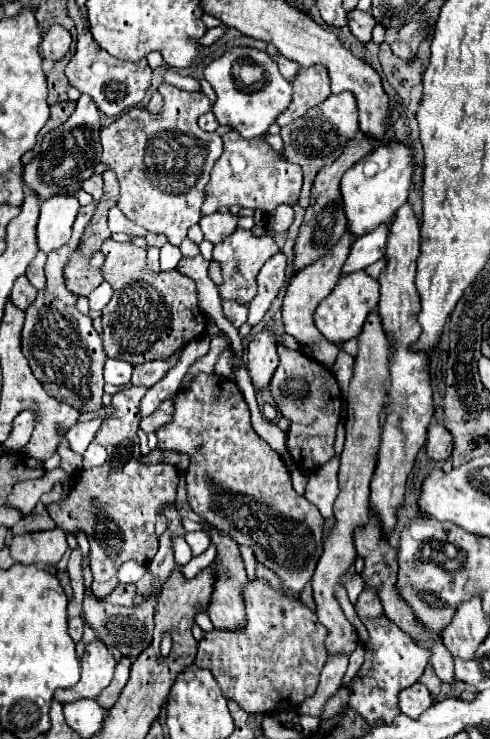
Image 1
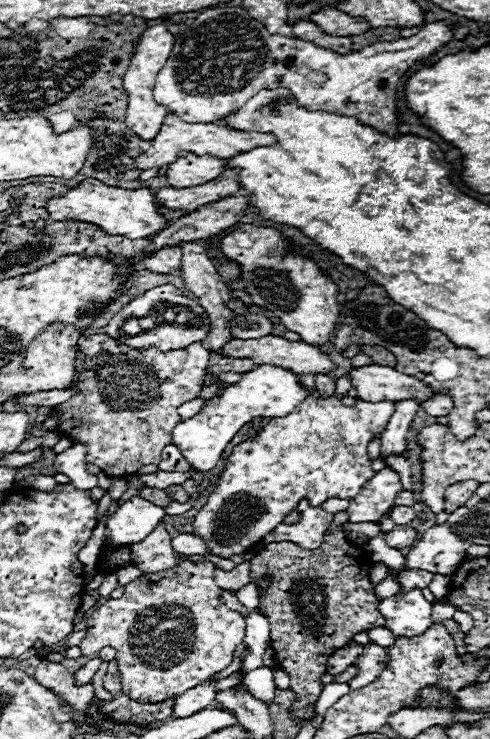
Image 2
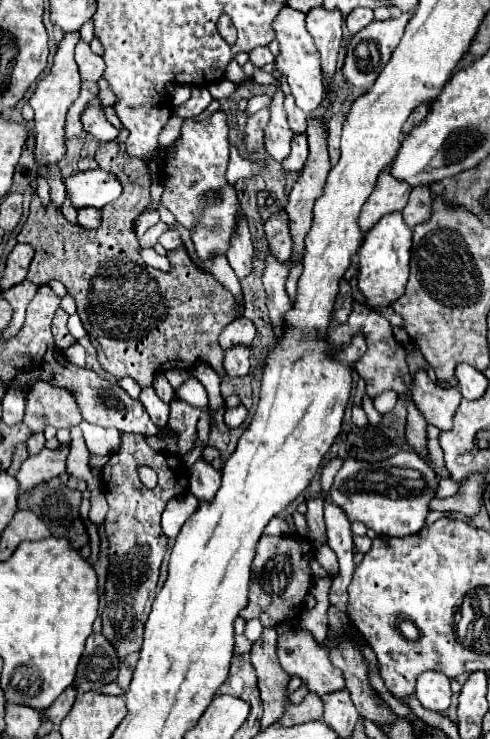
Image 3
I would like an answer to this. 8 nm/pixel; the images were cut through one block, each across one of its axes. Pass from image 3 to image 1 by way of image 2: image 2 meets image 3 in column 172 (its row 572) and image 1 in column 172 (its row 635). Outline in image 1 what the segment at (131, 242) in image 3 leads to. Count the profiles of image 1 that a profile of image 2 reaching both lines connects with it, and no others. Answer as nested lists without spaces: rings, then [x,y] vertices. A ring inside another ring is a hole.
[[[104,242],[104,280],[114,288],[112,300],[102,308],[102,342],[108,358],[120,358],[128,364],[144,364],[148,360],[168,360],[188,342],[206,334],[206,316],[198,308],[196,282],[186,274],[152,272],[146,266],[146,248],[130,242]]]

